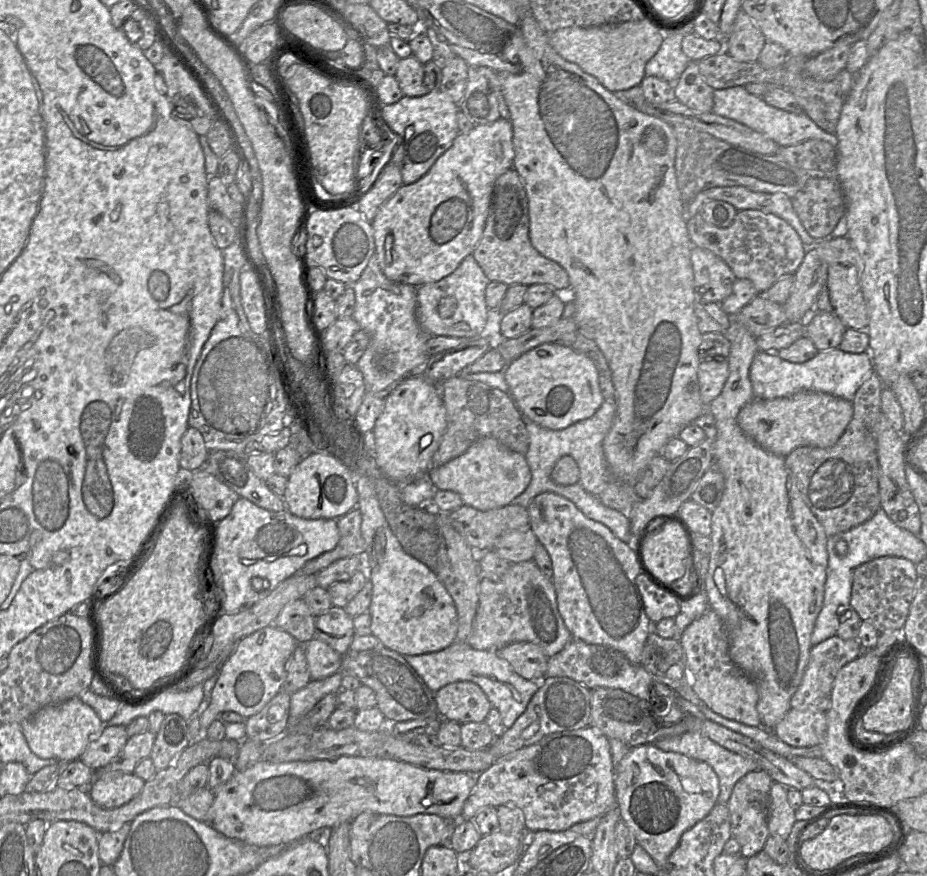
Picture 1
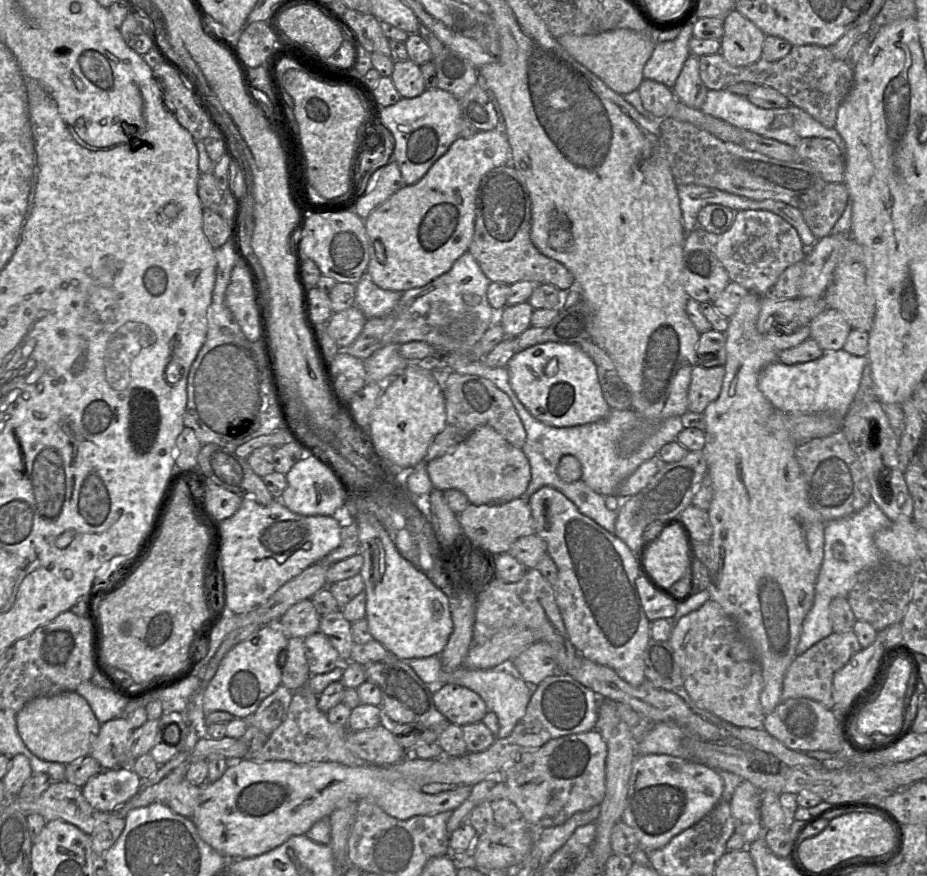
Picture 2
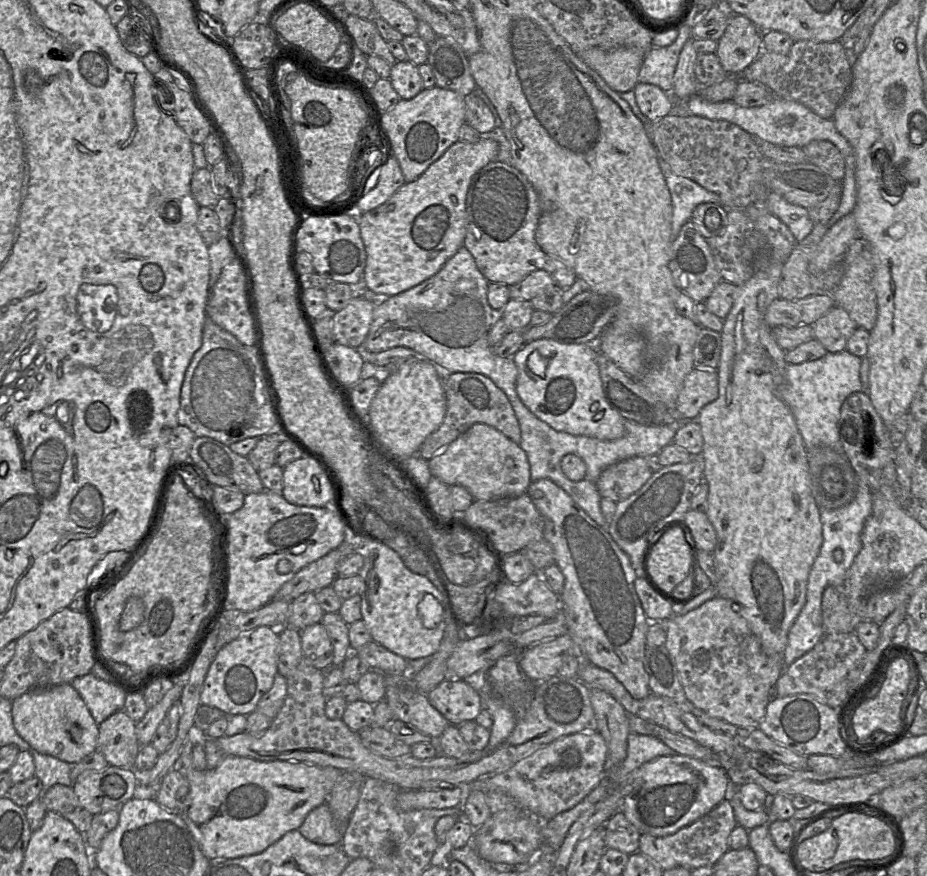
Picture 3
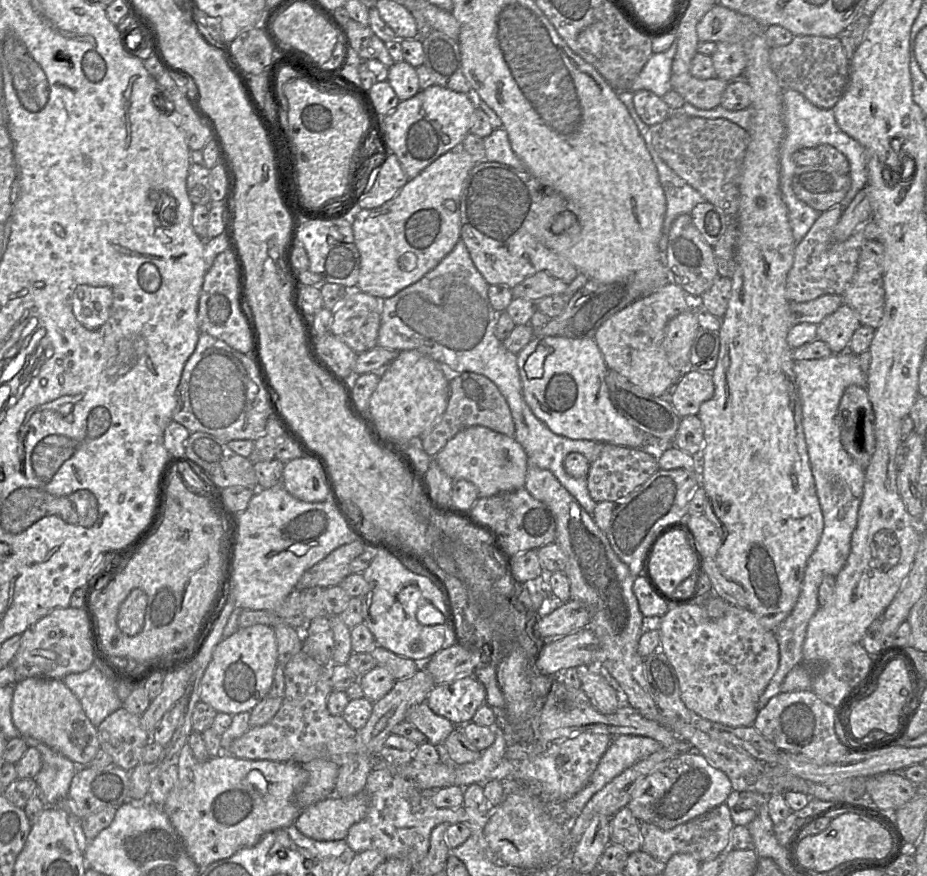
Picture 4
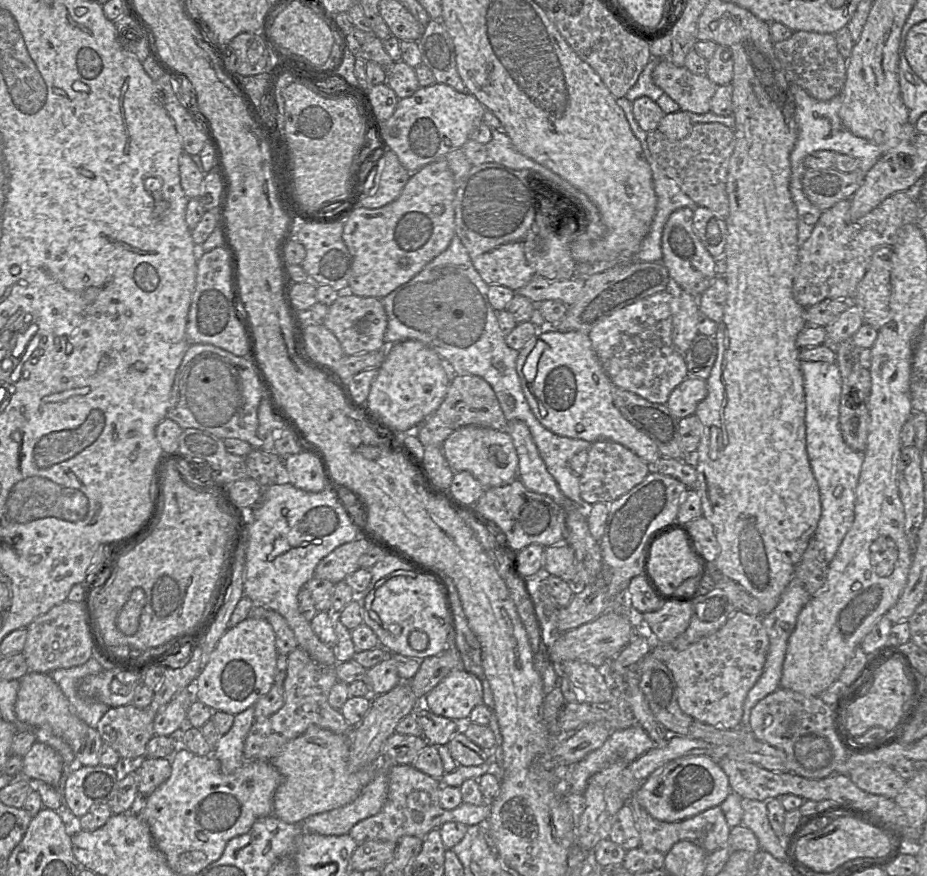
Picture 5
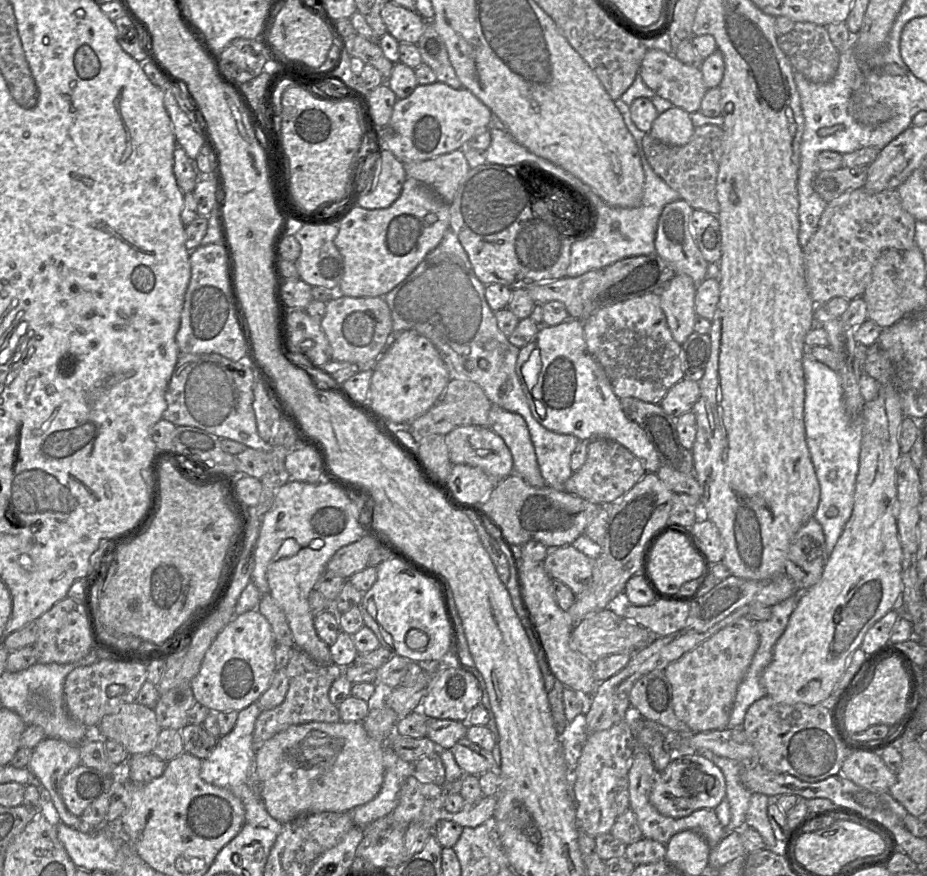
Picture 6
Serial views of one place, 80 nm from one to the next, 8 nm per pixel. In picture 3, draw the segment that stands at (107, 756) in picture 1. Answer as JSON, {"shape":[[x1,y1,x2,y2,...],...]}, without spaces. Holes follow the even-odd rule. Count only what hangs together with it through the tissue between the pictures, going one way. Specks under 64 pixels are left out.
{"shape":[[124,710,115,712,98,725,96,751,105,757,110,766,133,769,140,747,136,737,136,723]]}

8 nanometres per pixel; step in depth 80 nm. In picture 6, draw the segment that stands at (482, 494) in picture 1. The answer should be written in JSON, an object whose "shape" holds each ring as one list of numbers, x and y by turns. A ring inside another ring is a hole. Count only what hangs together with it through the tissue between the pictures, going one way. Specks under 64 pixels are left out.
{"shape":[[458,426,445,435,445,441,452,464,480,468,495,481,514,473,509,448,488,426]]}

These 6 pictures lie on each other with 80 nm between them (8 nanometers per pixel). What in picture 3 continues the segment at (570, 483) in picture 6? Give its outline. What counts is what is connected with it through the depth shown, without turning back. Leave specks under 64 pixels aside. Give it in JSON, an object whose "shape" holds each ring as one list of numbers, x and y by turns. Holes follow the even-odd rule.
{"shape":[[657,455,631,457,608,466,595,484,602,498,619,502,637,492,662,467]]}

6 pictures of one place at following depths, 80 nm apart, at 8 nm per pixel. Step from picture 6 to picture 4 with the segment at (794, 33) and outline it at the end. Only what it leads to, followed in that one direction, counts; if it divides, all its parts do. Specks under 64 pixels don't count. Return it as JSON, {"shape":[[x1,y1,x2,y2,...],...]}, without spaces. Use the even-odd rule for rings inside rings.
{"shape":[[794,36,789,44,770,50,770,64,784,91,798,91,810,103,822,109,833,109,849,80,850,62,840,37]]}

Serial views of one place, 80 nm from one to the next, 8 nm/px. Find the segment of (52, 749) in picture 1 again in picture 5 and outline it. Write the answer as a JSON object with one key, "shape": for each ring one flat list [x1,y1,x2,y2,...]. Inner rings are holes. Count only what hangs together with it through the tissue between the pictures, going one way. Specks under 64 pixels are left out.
{"shape":[[28,672,20,680,15,713,19,721,31,726,50,728,72,749,76,765,97,766,103,744,96,729,89,727,84,721,71,712,68,698,50,674]]}

